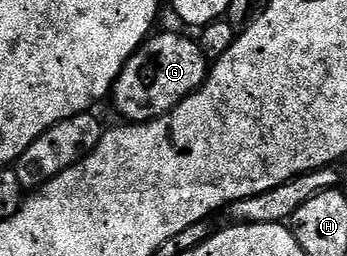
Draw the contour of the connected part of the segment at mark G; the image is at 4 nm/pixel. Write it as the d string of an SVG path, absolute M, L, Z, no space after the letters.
M160 32L151 35L138 47L116 78L112 101L123 121L145 124L147 120L160 118L206 81L208 61L197 39L190 37L189 40L178 32Z

